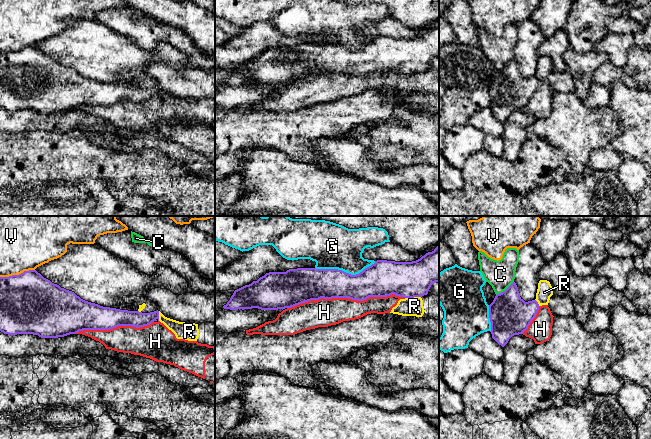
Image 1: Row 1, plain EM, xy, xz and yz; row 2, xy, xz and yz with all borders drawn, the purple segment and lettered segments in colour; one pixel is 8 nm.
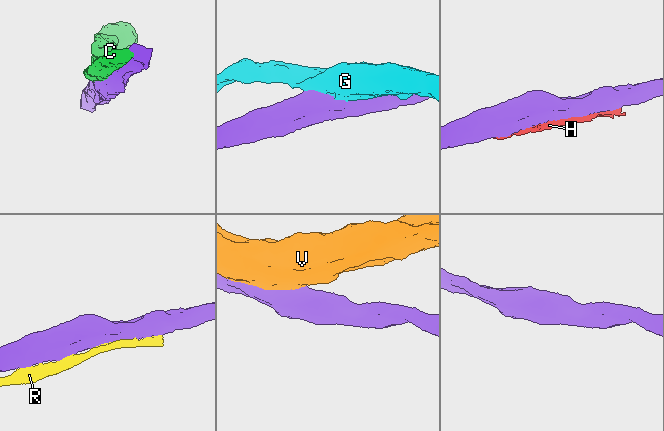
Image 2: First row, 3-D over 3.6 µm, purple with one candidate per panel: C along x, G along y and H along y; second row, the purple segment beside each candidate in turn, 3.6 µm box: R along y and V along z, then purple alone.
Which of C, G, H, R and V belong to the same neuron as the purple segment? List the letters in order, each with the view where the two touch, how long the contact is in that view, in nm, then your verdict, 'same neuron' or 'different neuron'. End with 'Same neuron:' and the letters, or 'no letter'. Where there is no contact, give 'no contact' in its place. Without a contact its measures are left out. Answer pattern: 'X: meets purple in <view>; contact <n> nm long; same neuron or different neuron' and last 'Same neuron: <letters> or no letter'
C: meets purple in yz; contact 180 nm long; different neuron
G: meets purple in xz; contact 500 nm long; different neuron
H: meets purple in xz; contact 950 nm long; different neuron
R: meets purple in xz; contact 130 nm long; different neuron
V: meets purple in xy; contact 280 nm long; different neuron
Same neuron: no letter

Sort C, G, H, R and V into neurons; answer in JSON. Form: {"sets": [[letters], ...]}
{"sets": [["C"], ["G"], ["H", "R"], ["V"]]}

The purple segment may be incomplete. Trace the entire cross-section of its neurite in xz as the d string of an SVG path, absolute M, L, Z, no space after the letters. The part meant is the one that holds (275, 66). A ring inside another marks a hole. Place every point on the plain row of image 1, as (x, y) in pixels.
M439 21L420 35L412 38L377 36L356 51L338 45L297 44L286 48L269 48L234 67L224 85L278 86L291 84L311 77L332 74L349 74L364 77L369 73L387 73L392 70L414 74L428 70L431 61L439 58Z

